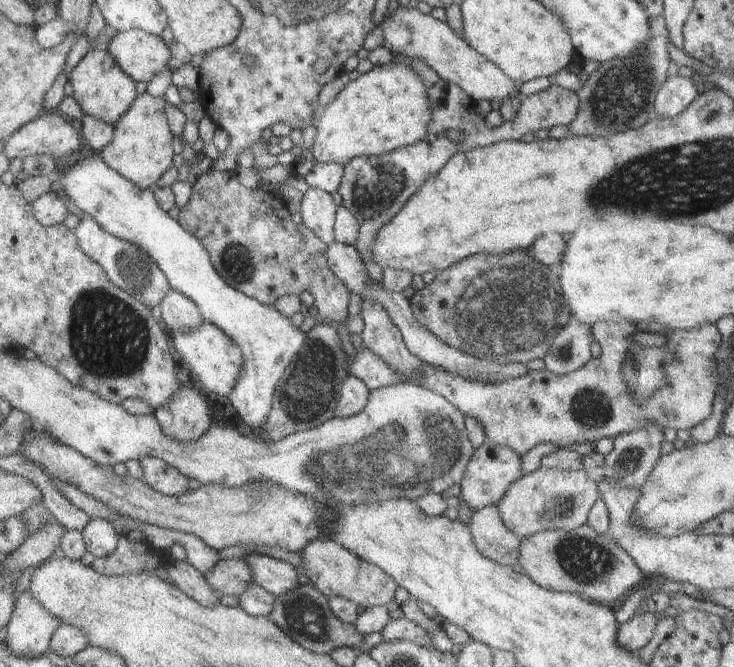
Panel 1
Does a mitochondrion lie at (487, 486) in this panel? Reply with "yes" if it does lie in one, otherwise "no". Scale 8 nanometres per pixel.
no

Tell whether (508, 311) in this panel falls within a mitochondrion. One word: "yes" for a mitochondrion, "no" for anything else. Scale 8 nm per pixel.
yes

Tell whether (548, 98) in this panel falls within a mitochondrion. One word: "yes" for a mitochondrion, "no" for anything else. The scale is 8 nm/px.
no

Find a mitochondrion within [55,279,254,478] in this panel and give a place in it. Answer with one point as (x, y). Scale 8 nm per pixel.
(110, 337)

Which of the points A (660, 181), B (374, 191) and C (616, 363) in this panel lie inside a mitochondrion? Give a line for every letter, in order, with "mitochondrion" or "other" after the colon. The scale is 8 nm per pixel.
A: mitochondrion
B: mitochondrion
C: other

